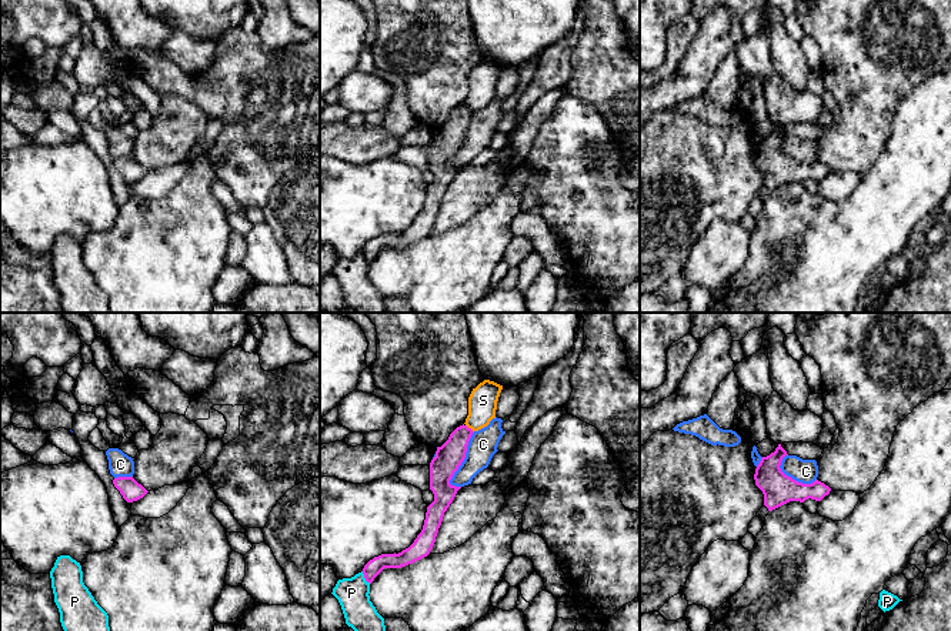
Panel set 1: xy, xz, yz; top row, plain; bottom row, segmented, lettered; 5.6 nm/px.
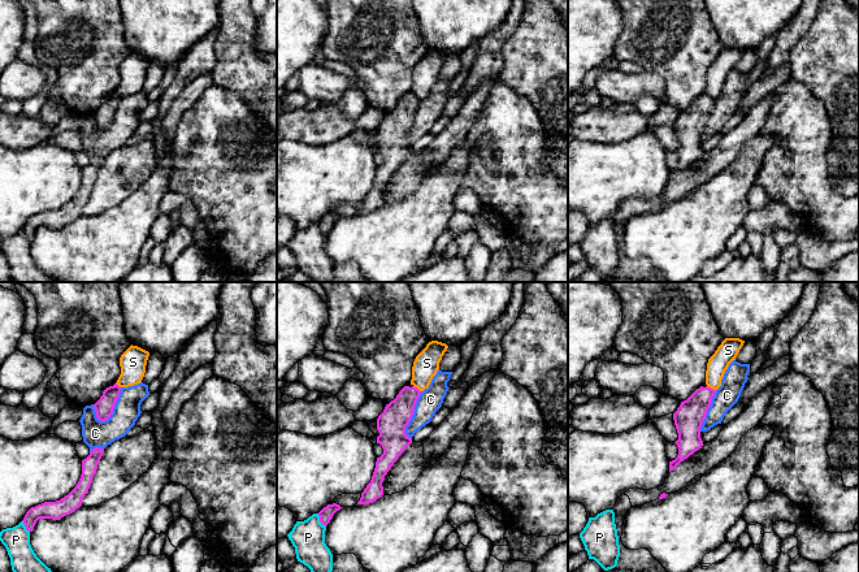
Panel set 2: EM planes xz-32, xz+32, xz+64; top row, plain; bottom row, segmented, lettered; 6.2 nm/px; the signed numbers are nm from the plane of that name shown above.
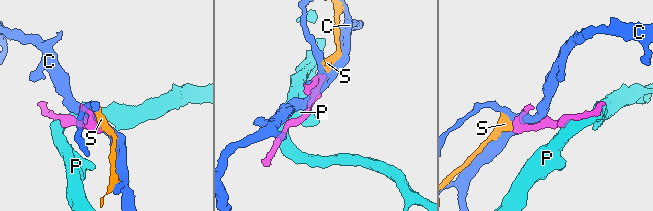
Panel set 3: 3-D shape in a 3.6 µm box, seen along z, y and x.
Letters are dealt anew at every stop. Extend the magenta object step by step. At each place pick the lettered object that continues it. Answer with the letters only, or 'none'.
none

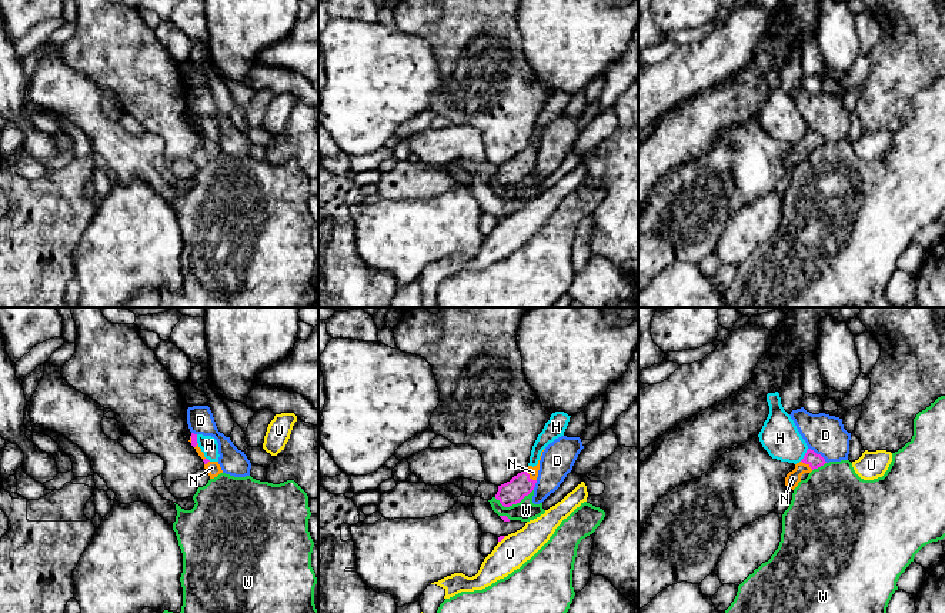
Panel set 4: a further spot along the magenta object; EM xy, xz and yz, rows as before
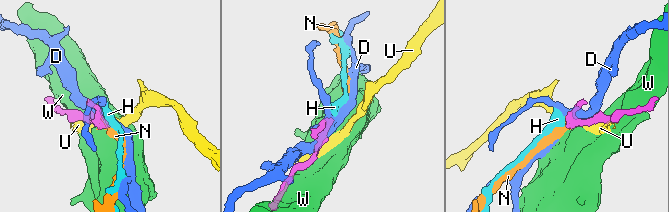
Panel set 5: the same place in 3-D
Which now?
N

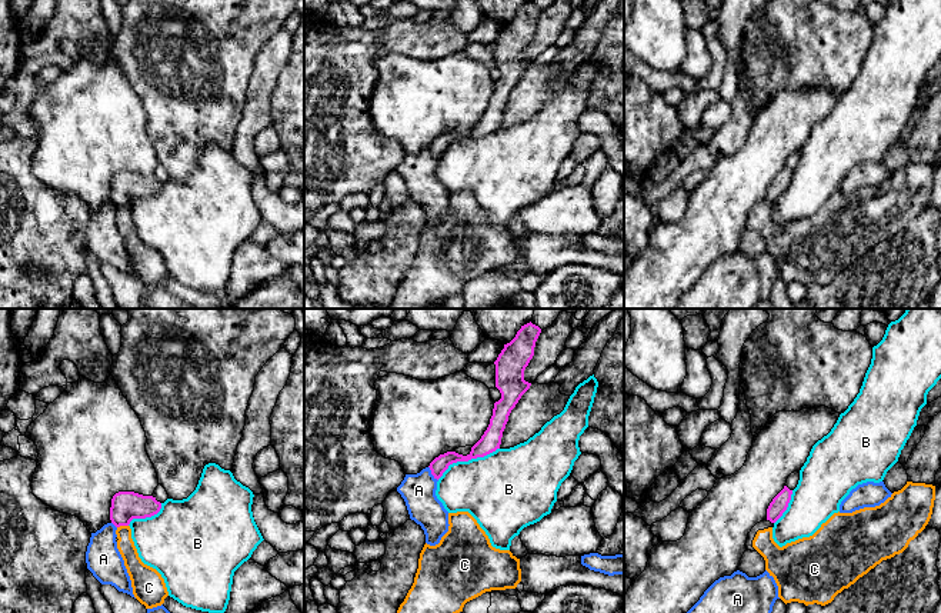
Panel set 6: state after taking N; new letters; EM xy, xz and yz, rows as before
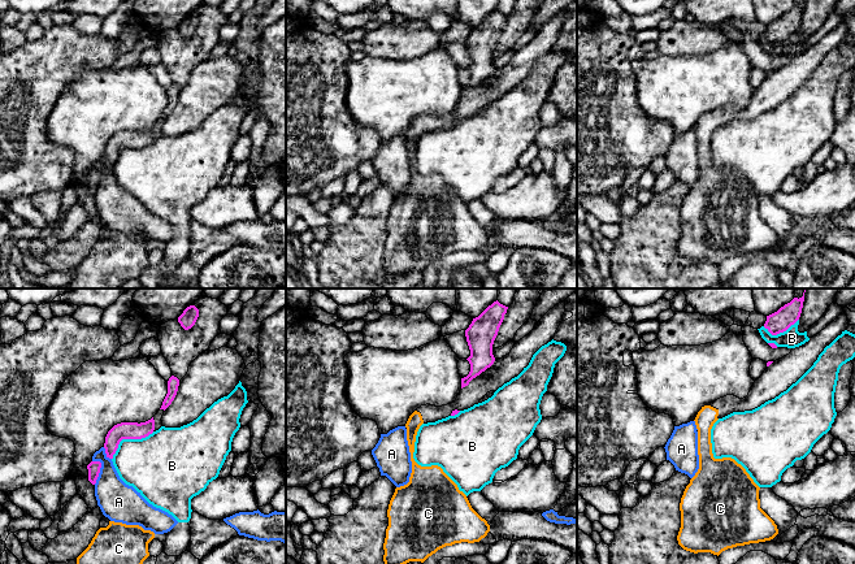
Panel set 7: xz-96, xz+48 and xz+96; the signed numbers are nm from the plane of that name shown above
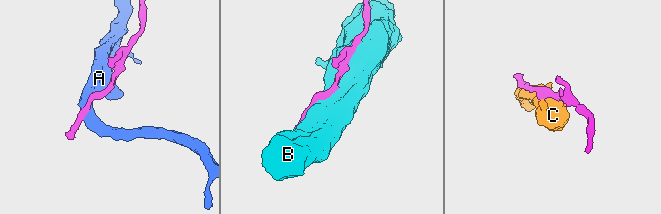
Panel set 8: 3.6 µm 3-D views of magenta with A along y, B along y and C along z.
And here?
none

